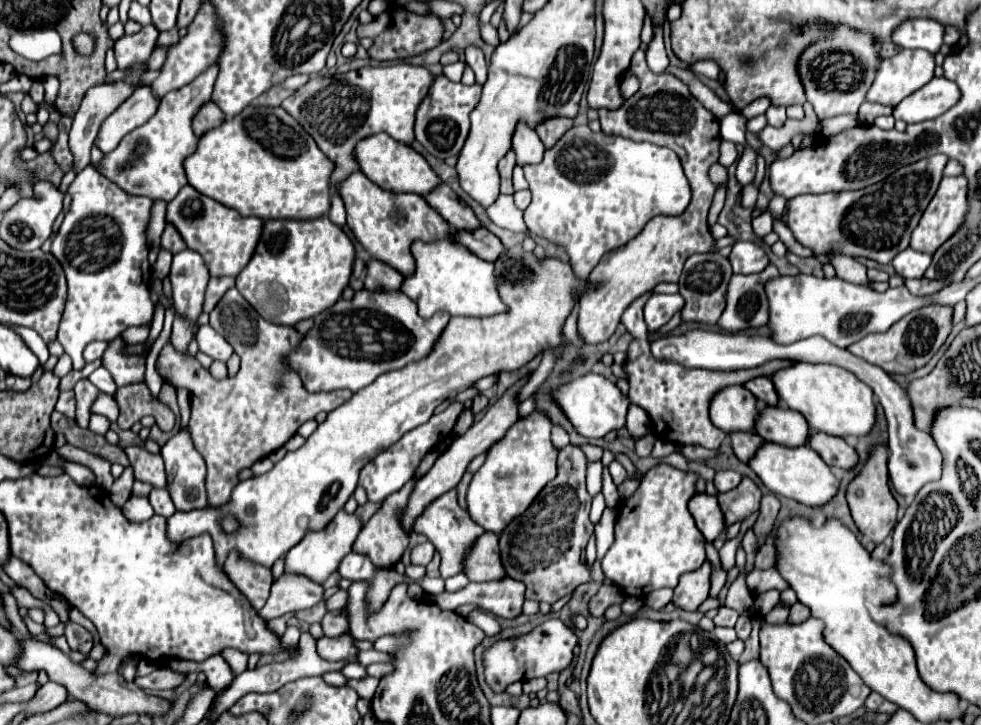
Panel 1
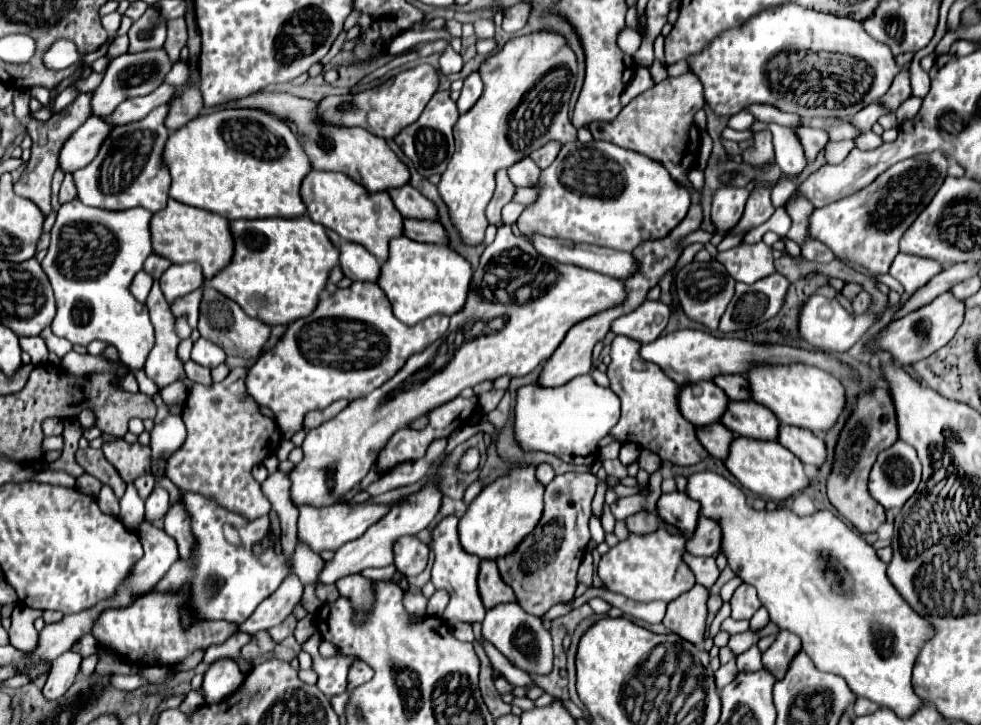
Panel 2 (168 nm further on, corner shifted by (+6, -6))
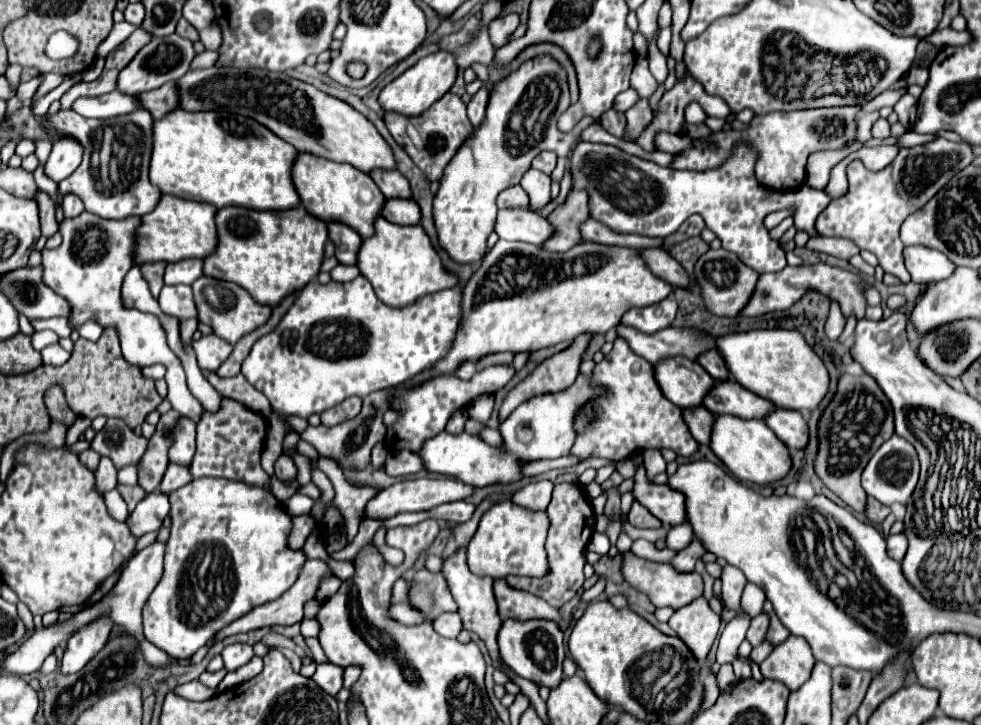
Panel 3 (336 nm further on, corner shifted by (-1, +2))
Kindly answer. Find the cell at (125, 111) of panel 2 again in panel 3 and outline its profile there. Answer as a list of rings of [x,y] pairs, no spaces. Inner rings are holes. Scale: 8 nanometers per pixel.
[[[118,90],[104,94],[100,98],[80,98],[72,106],[72,110],[82,114],[84,118],[98,118],[98,120],[106,120],[112,116],[124,116],[138,108],[140,108],[138,96],[122,94]]]

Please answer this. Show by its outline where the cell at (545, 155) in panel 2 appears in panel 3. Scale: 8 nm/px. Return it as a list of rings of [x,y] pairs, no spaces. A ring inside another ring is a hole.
[[[544,152],[544,154],[538,154],[538,156],[532,160],[532,166],[538,168],[538,170],[544,170],[546,174],[550,174],[550,172],[556,168],[556,160],[558,160],[556,154]]]

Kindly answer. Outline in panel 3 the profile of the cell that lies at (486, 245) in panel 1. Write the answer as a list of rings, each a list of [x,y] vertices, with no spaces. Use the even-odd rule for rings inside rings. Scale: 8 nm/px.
[[[388,200],[388,206],[382,210],[382,216],[390,222],[412,226],[420,224],[420,206],[414,200]]]

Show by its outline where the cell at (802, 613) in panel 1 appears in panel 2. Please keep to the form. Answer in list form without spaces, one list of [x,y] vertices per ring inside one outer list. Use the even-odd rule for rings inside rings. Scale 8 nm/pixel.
[[[781,630],[769,650],[763,654],[763,668],[769,670],[775,680],[781,680],[791,664],[791,660],[799,654],[801,640],[787,630]]]

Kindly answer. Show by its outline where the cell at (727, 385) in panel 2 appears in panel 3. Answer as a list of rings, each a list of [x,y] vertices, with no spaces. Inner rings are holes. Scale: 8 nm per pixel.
[[[708,350],[706,354],[702,354],[698,358],[698,364],[714,378],[714,380],[728,380],[730,378],[730,372],[728,372],[728,366],[722,358],[722,354],[718,350]]]

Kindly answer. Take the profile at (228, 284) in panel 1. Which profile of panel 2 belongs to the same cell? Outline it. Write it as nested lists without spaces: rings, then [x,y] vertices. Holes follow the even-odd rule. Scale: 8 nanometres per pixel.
[[[195,290],[191,294],[185,294],[185,296],[177,298],[173,302],[173,306],[169,306],[169,308],[171,308],[171,314],[175,318],[183,316],[189,322],[189,326],[195,328],[197,326],[197,316],[199,316],[199,302],[201,302],[201,290]]]

